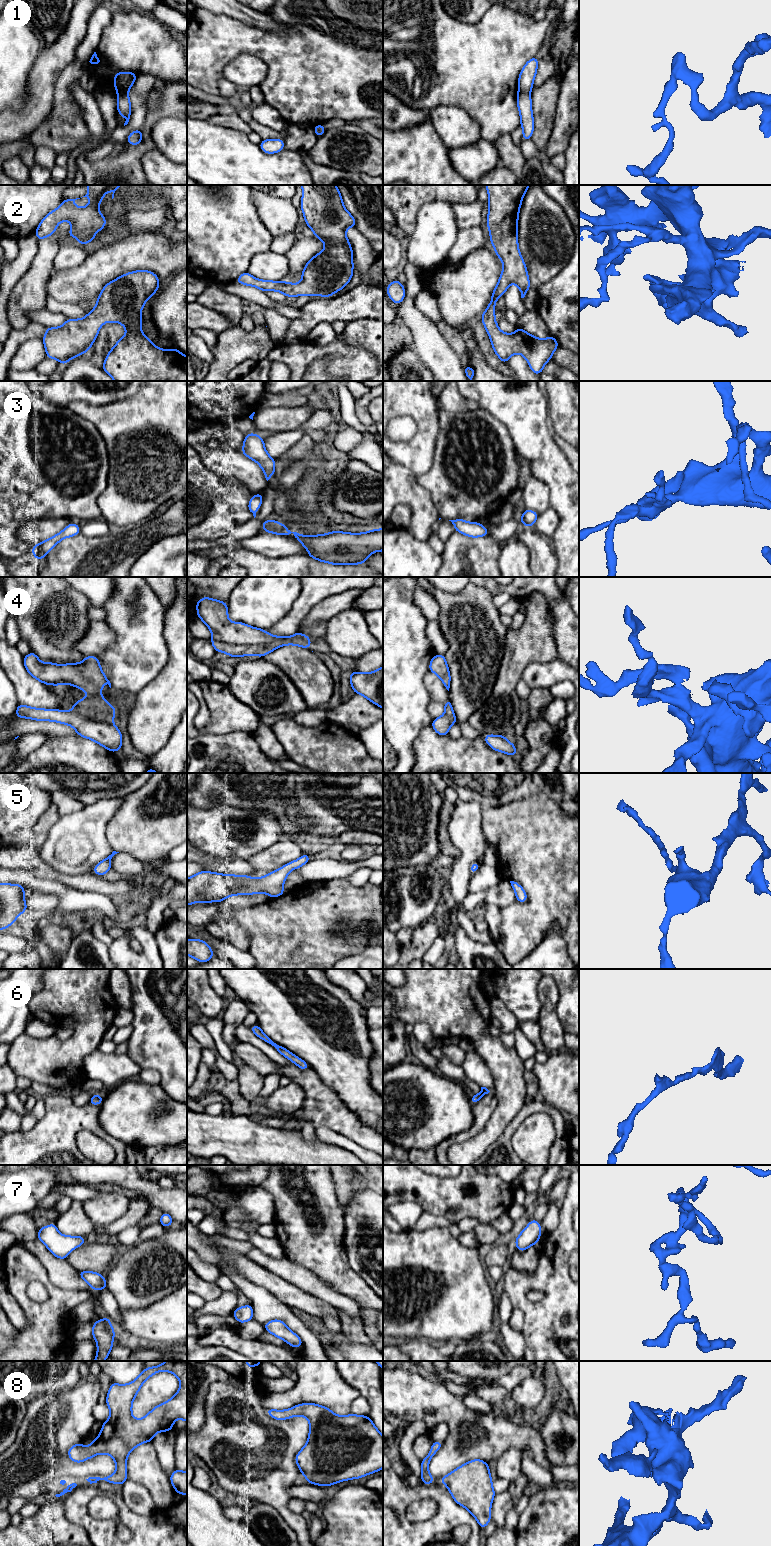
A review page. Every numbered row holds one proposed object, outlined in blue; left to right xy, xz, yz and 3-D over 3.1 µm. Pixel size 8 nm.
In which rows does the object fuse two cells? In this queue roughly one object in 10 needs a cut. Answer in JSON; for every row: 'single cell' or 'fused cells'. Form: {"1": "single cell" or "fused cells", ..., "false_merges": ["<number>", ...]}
{"1": "single cell", "2": "single cell", "3": "single cell", "4": "single cell", "5": "single cell", "6": "single cell", "7": "single cell", "8": "single cell", "false_merges": []}

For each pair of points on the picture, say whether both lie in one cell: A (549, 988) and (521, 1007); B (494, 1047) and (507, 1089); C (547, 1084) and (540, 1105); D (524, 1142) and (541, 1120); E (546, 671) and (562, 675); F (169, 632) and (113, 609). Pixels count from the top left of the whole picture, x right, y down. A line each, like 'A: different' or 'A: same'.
A: different
B: same
C: different
D: same
E: same
F: different

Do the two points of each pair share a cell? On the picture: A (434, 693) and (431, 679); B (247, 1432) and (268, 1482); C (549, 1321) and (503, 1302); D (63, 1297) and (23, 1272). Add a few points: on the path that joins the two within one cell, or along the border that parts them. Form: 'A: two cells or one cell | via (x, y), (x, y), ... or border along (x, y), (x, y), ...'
A: one cell | via (434, 690), (432, 682)
B: one cell | via (254, 1449), (259, 1456), (248, 1464), (251, 1482)
C: two cells | border along (503, 1290), (513, 1307)
D: one cell | via (53, 1289), (36, 1272), (33, 1272)

